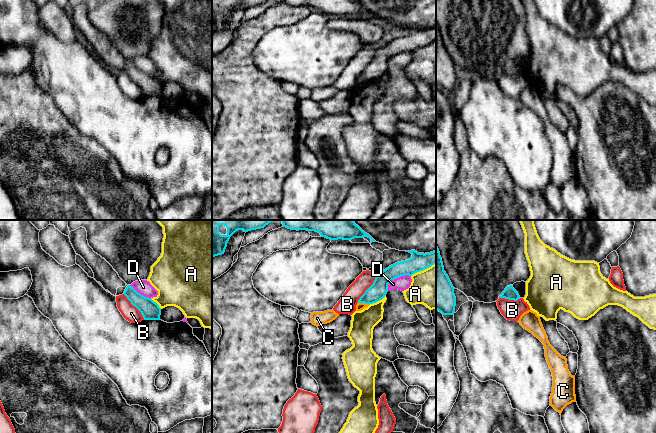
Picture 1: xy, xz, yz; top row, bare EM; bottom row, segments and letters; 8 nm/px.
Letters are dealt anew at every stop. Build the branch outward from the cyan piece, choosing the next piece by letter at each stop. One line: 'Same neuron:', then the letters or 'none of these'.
Same neuron: none of these

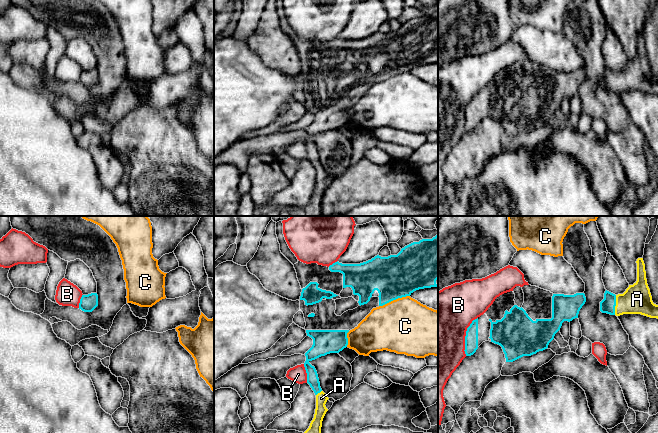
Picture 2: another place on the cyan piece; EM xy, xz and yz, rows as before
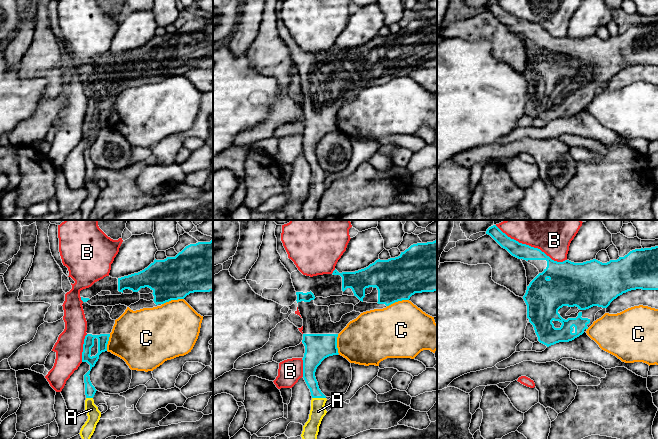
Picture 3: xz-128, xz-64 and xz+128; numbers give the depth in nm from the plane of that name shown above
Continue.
Same neuron: A

